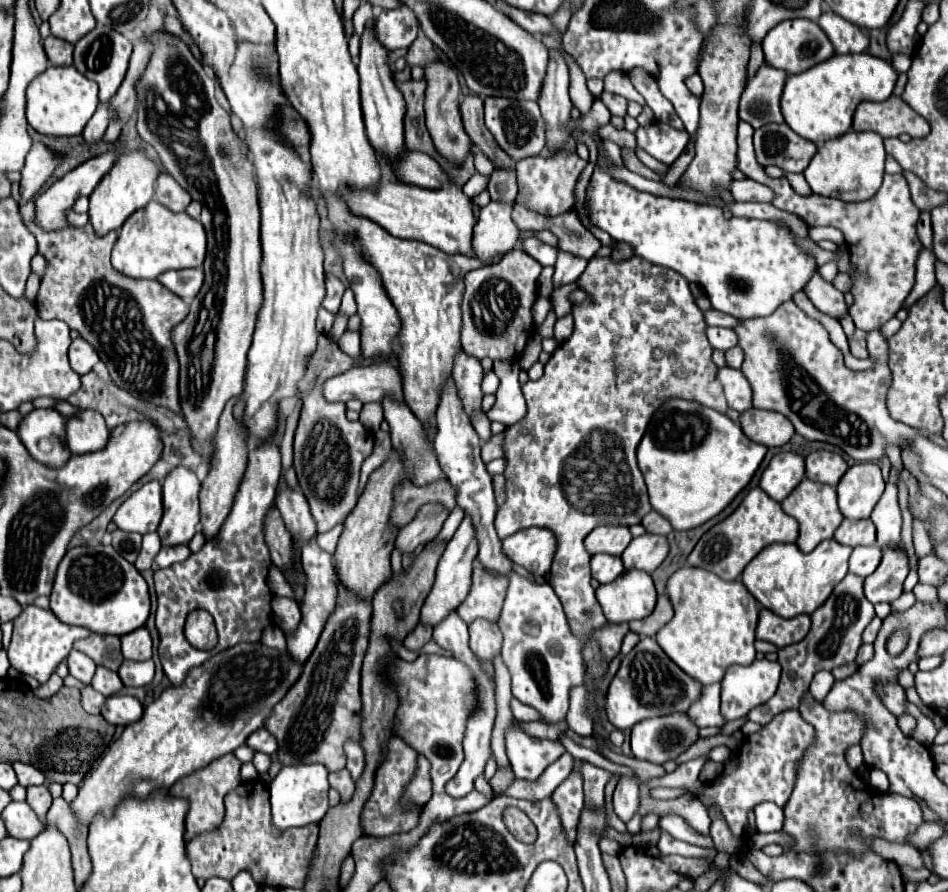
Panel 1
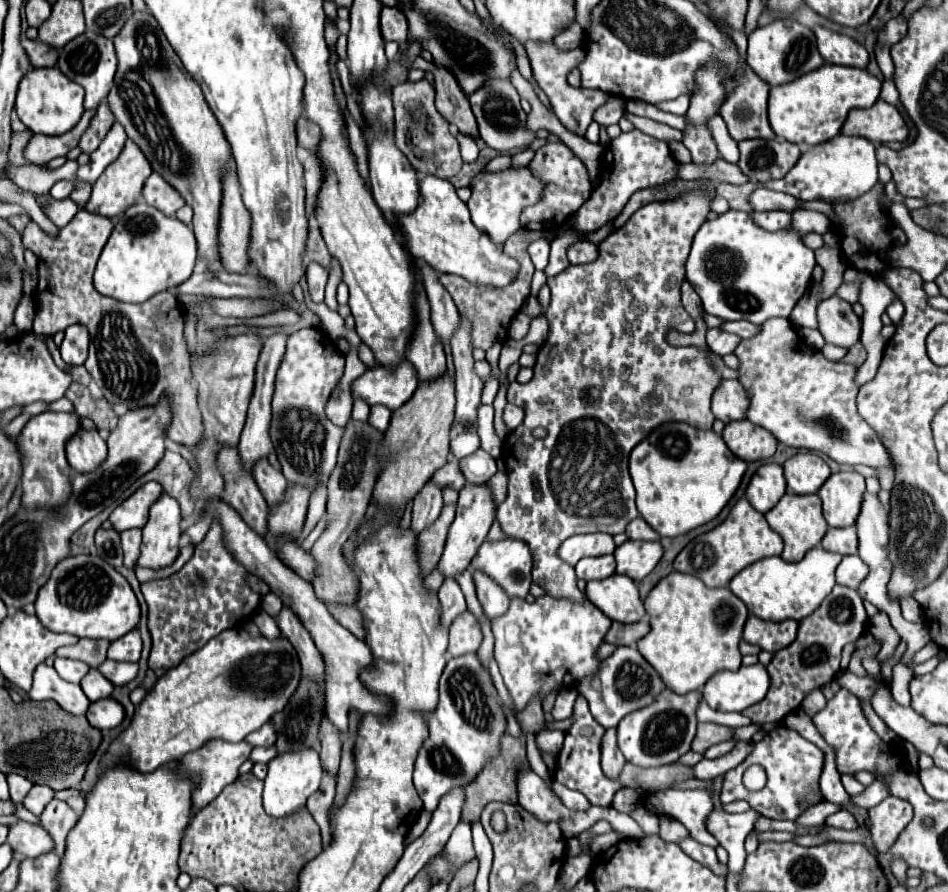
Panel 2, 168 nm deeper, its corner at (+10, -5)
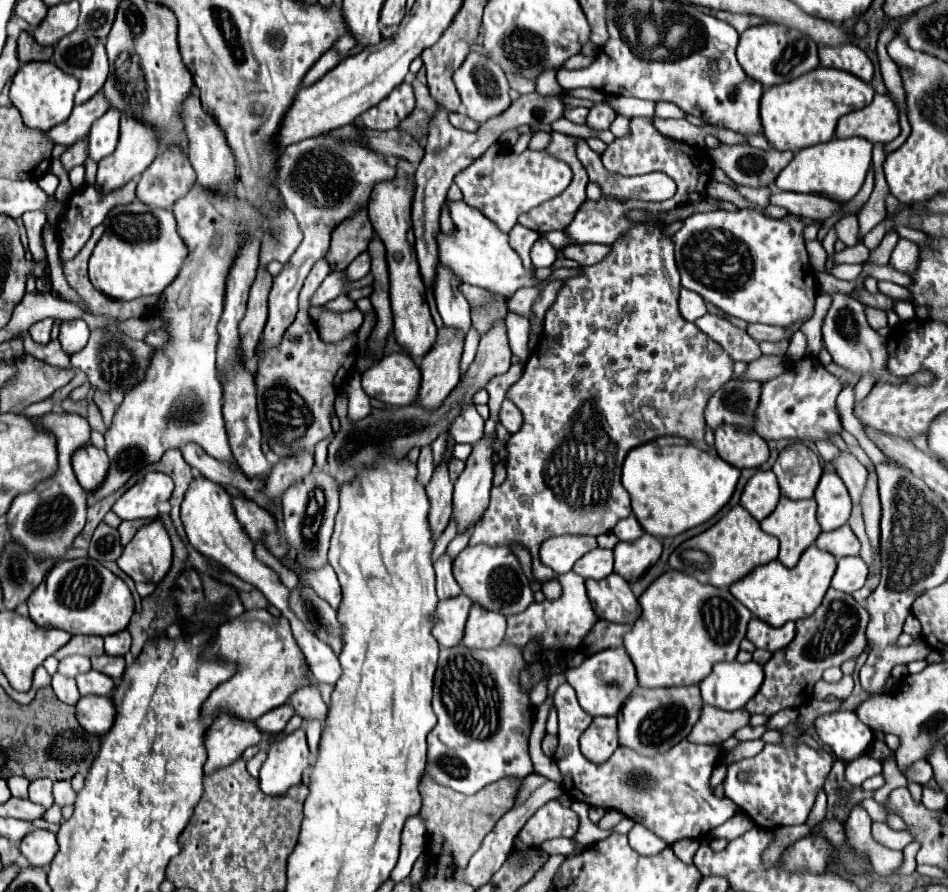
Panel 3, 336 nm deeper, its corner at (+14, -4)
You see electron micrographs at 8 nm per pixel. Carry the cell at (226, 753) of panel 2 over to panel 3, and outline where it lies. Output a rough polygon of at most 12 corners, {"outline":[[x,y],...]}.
{"outline":[[218,717],[206,731],[210,775],[260,745],[256,723]]}

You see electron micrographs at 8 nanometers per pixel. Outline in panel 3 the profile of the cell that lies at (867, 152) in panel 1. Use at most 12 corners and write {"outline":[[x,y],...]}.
{"outline":[[872,143],[800,149],[776,187],[850,201],[872,167]]}

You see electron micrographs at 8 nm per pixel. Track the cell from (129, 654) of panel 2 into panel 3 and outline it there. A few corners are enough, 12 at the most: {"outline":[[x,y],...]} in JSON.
{"outline":[[128,631],[104,637],[108,655],[126,655],[132,639]]}

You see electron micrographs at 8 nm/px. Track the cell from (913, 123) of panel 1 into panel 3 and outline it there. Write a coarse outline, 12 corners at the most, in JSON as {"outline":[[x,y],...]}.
{"outline":[[888,95],[840,117],[836,137],[890,143],[900,135]]}

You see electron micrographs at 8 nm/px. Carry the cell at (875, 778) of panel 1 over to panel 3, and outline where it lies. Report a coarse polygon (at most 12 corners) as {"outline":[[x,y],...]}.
{"outline":[[862,755],[846,763],[846,781],[860,787],[882,771],[882,763]]}

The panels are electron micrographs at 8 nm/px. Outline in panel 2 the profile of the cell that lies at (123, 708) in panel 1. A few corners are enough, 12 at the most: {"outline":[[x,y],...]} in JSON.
{"outline":[[114,698],[90,704],[86,718],[98,730],[116,728],[124,708]]}

